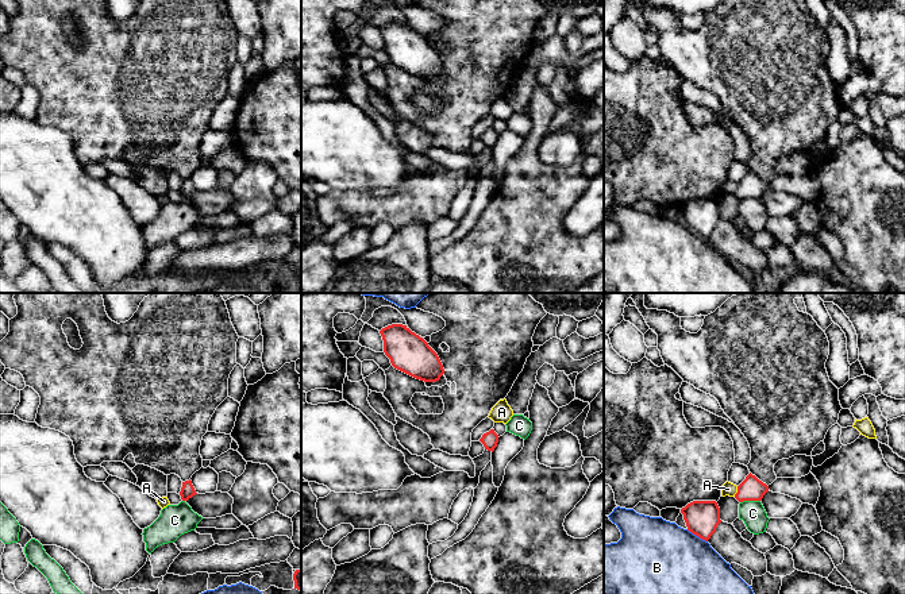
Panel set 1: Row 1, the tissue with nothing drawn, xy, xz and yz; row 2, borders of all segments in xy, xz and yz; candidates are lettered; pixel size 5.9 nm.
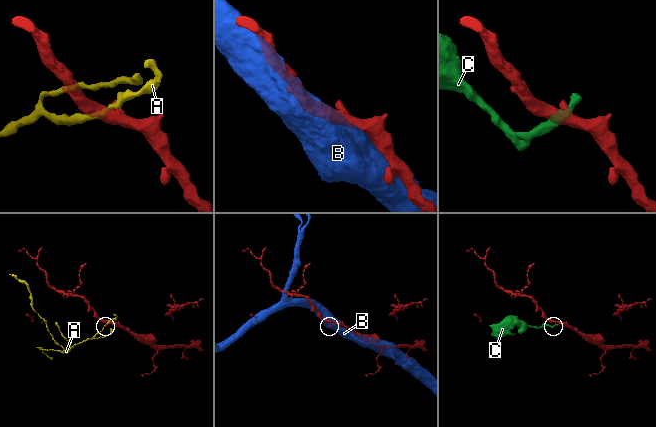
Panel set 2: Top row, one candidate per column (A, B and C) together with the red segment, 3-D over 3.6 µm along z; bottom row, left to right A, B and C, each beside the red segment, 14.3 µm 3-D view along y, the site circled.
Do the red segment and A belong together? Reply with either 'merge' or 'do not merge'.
do not merge

